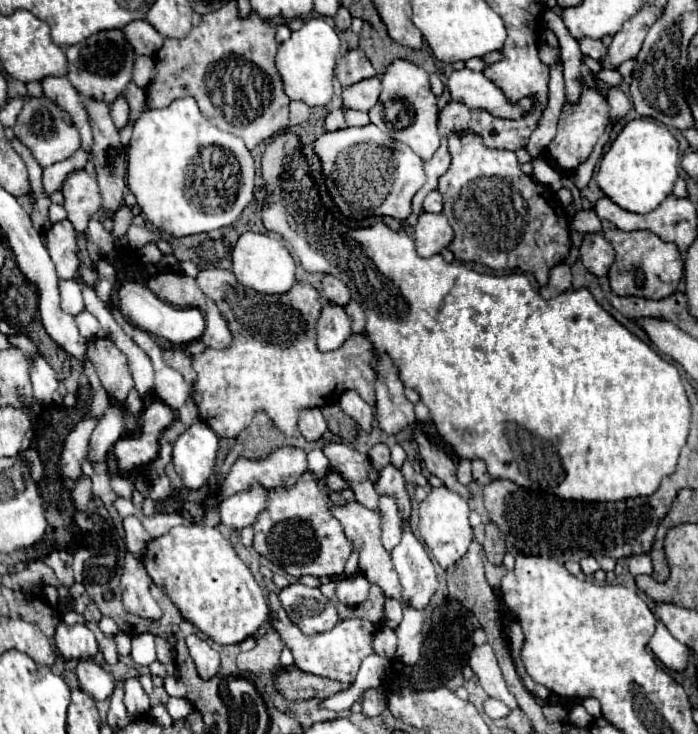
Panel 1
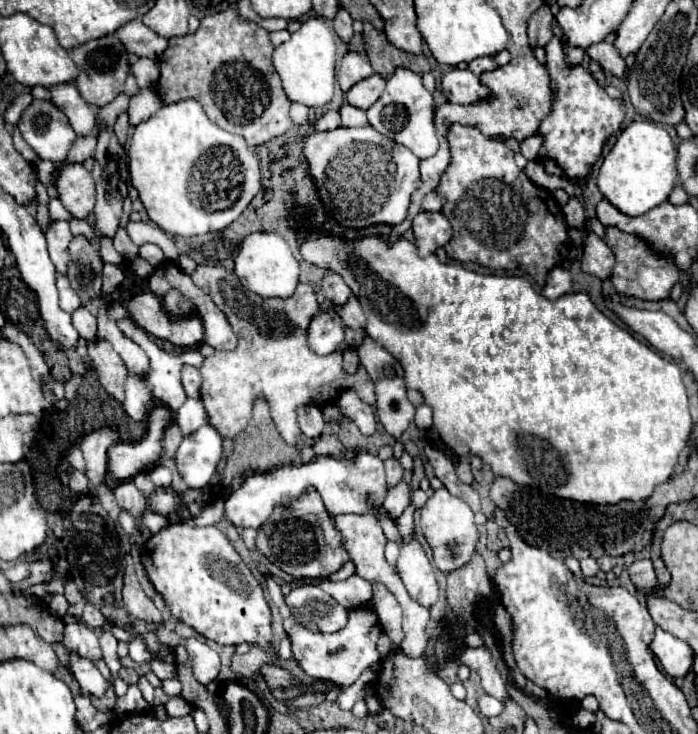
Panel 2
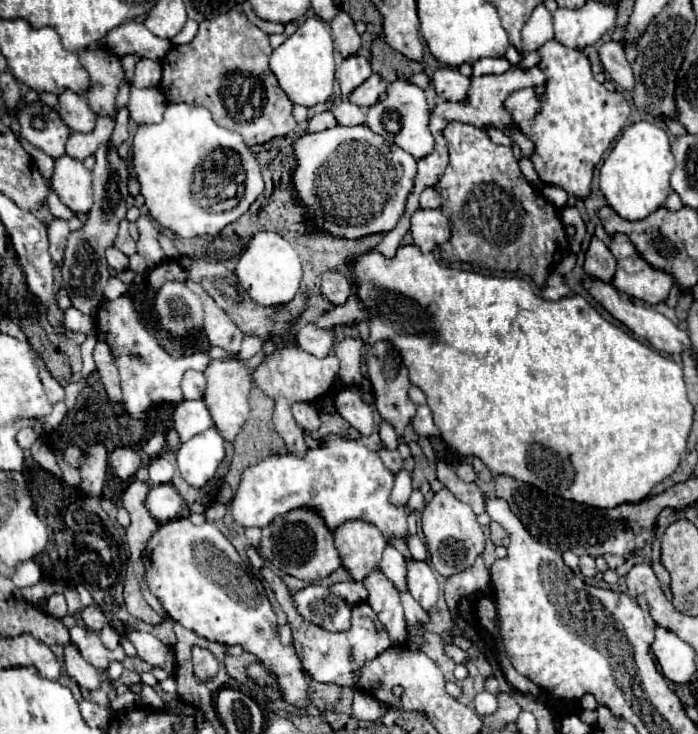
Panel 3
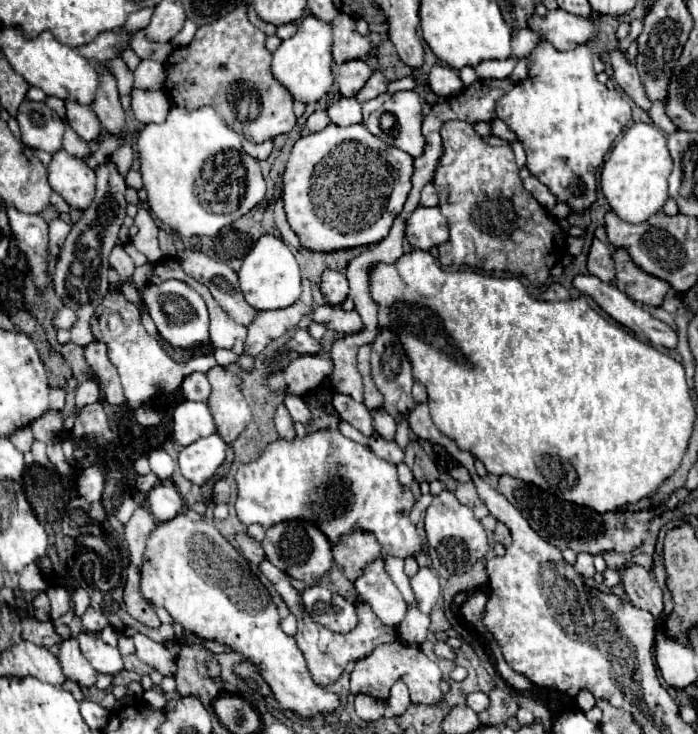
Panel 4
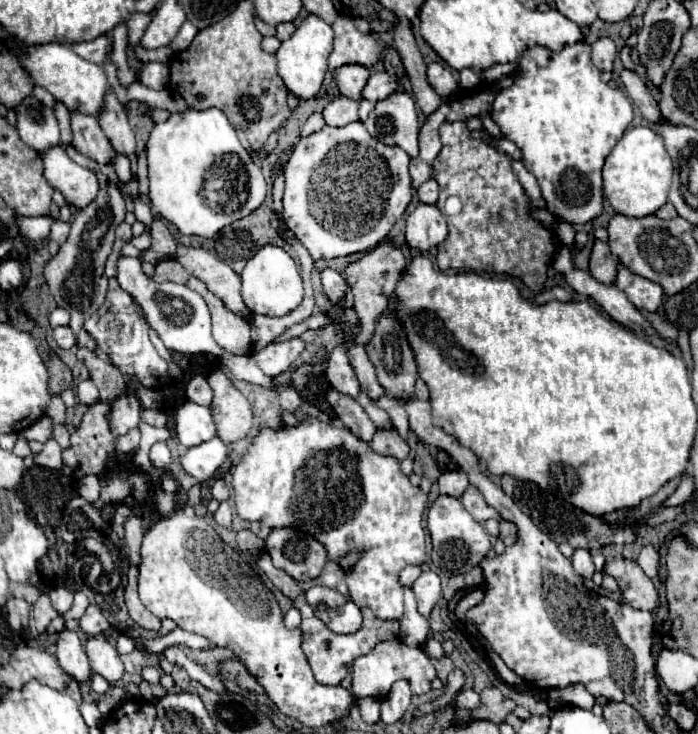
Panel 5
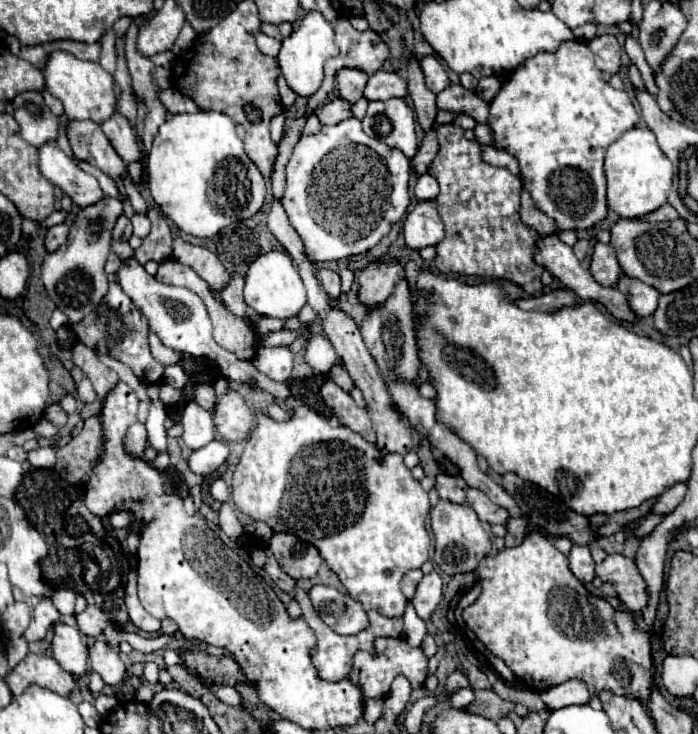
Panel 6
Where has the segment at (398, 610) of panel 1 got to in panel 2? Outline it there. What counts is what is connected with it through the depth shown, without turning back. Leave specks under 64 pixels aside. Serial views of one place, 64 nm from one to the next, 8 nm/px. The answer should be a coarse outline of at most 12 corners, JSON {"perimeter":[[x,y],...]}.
{"perimeter":[[372,582],[372,602],[382,630],[398,646],[402,608],[384,584]]}

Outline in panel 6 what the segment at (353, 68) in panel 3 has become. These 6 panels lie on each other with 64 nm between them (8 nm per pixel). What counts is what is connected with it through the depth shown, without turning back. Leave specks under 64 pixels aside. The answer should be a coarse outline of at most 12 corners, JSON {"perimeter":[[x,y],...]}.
{"perimeter":[[338,70],[338,96],[350,104],[362,98],[368,76]]}

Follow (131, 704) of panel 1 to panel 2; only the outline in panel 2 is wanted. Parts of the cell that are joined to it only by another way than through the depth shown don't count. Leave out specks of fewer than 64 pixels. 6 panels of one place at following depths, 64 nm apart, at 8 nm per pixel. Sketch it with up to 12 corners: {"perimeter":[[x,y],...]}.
{"perimeter":[[136,684],[117,698],[116,711],[133,714],[148,710]]}

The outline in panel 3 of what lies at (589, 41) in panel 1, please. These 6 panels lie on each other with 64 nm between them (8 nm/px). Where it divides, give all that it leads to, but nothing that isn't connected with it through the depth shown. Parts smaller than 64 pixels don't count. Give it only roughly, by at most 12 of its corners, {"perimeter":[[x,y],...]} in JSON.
{"perimeter":[[606,42],[600,60],[610,78],[628,92],[634,90],[632,66],[620,42]]}

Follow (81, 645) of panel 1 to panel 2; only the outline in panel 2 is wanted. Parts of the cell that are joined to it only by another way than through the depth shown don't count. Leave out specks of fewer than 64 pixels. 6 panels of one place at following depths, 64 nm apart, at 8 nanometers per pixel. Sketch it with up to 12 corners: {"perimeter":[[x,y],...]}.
{"perimeter":[[66,624],[66,650],[102,660],[98,636],[86,624]]}

